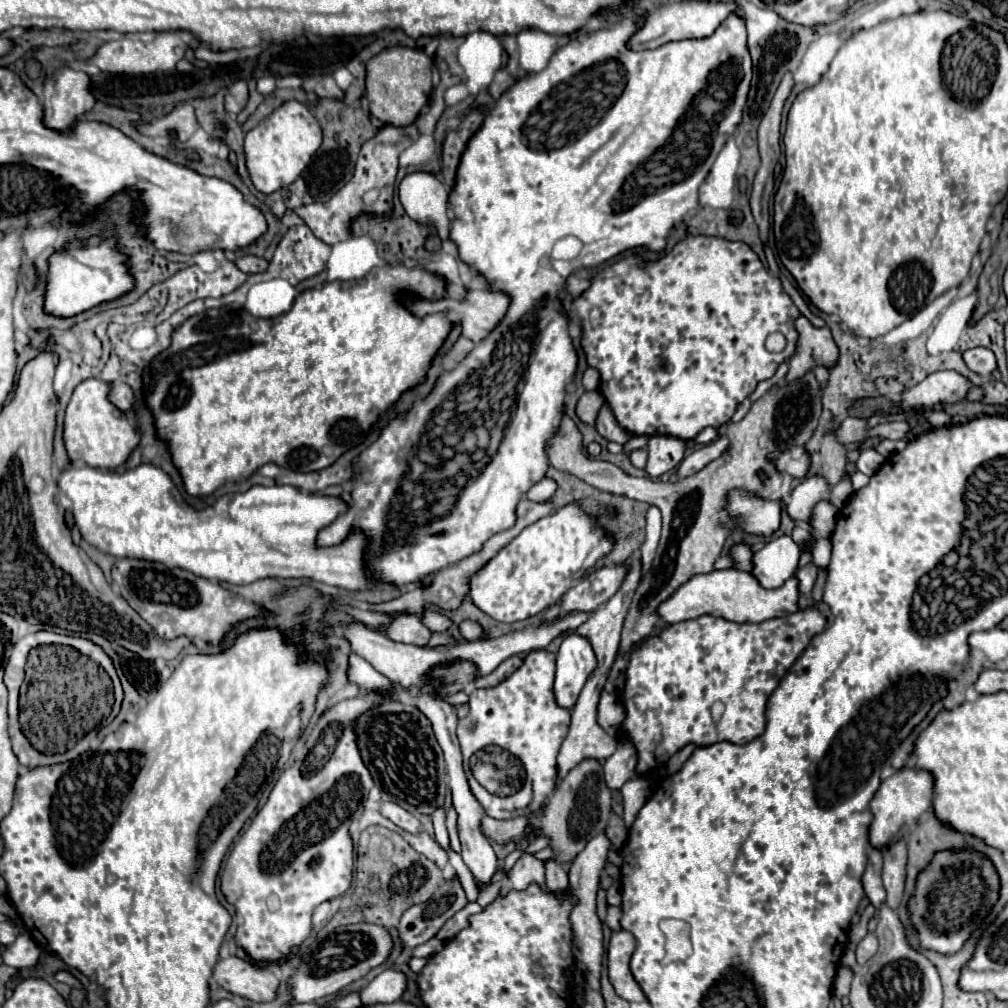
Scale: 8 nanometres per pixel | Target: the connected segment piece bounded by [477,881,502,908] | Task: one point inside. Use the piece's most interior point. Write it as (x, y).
(487, 896)

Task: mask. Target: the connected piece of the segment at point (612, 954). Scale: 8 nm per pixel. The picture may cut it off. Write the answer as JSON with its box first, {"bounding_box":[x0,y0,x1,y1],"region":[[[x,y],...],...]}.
{"bounding_box":[608,929,646,1003],"region":[[[622,929],[612,933],[610,945],[608,945],[608,977],[614,991],[630,1003],[646,999],[630,973],[630,957],[634,949],[636,949],[636,939],[630,931]]]}

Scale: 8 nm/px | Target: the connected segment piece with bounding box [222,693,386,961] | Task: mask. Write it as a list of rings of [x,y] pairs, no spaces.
[[[360,693],[358,697],[344,699],[328,709],[306,739],[302,755],[282,773],[266,805],[256,813],[250,827],[232,847],[222,873],[222,893],[236,907],[236,913],[244,917],[244,923],[236,931],[236,943],[244,947],[252,961],[286,959],[290,949],[300,945],[310,935],[314,907],[342,895],[350,887],[354,863],[352,839],[348,833],[350,817],[374,787],[374,779],[368,767],[364,767],[360,749],[356,747],[356,719],[384,701],[386,699],[380,699],[380,695]]]

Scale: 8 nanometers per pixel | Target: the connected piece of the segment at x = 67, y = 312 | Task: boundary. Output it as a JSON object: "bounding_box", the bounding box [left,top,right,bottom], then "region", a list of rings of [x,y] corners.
{"bounding_box":[44,237,134,317],"region":[[[92,237],[86,241],[72,241],[60,253],[50,257],[50,273],[46,285],[46,301],[44,307],[48,313],[70,317],[102,301],[110,301],[130,291],[134,281],[126,267],[126,257],[118,251],[116,239],[108,237]]]}

